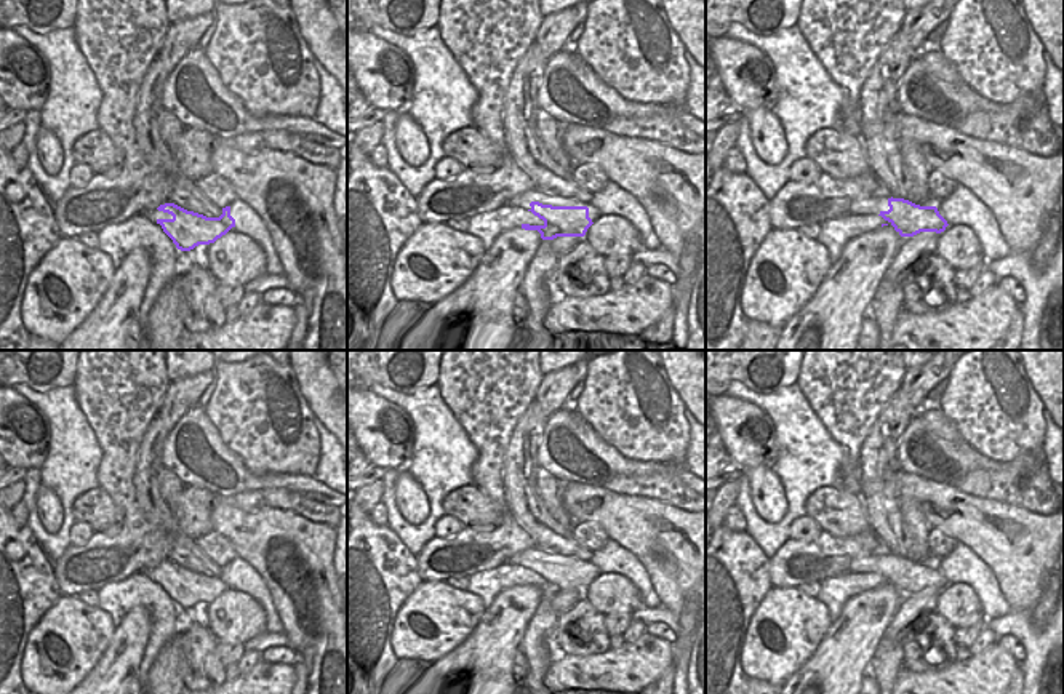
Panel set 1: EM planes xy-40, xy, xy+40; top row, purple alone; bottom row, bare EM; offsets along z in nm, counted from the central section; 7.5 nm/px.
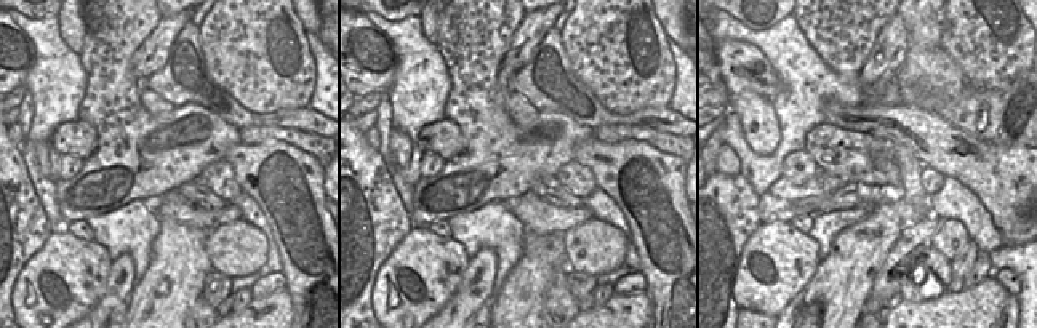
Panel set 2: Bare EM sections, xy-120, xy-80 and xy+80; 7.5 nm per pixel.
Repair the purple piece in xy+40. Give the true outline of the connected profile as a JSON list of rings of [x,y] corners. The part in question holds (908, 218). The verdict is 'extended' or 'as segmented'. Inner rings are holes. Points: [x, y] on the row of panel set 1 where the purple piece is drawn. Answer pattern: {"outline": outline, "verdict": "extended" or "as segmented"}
{"outline": [[[872,195],[850,205],[850,214],[869,213],[888,221],[901,237],[914,237],[920,232],[941,233],[949,225],[936,206],[920,206],[890,195]]], "verdict": "extended"}

